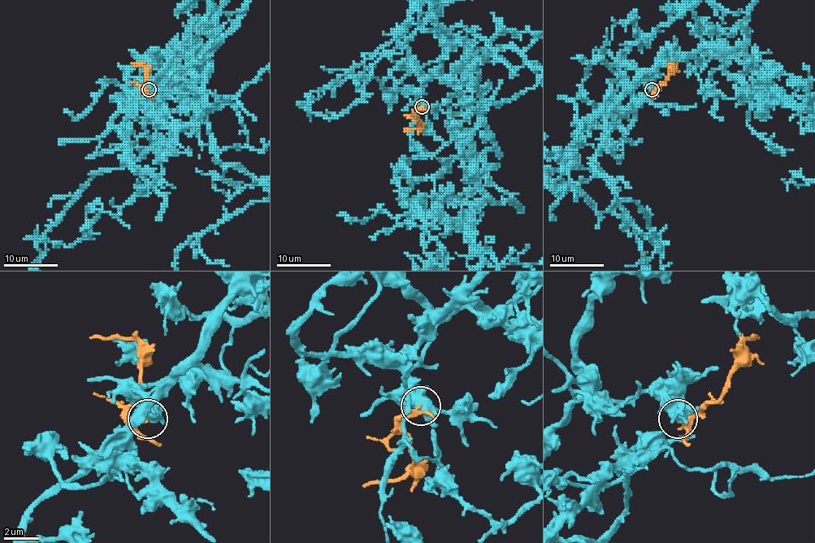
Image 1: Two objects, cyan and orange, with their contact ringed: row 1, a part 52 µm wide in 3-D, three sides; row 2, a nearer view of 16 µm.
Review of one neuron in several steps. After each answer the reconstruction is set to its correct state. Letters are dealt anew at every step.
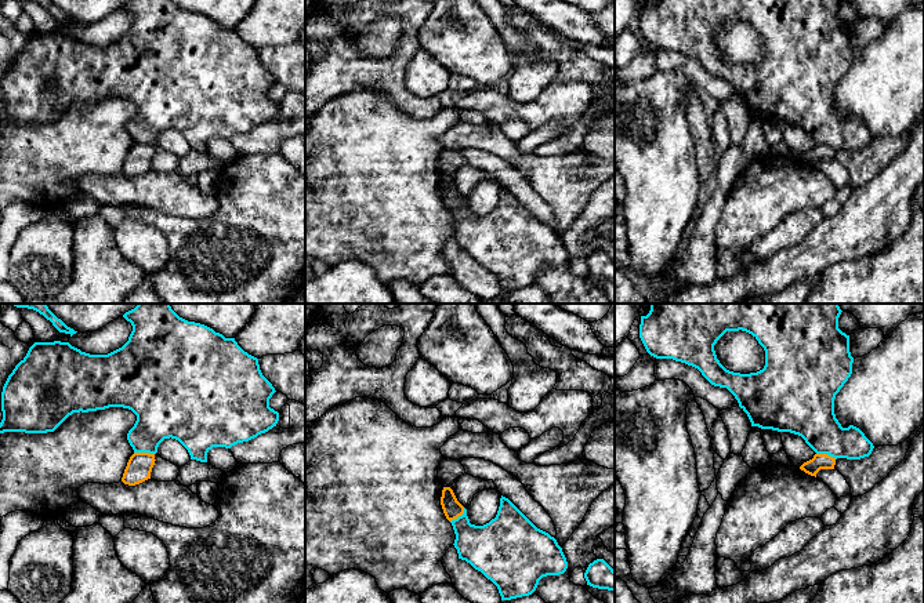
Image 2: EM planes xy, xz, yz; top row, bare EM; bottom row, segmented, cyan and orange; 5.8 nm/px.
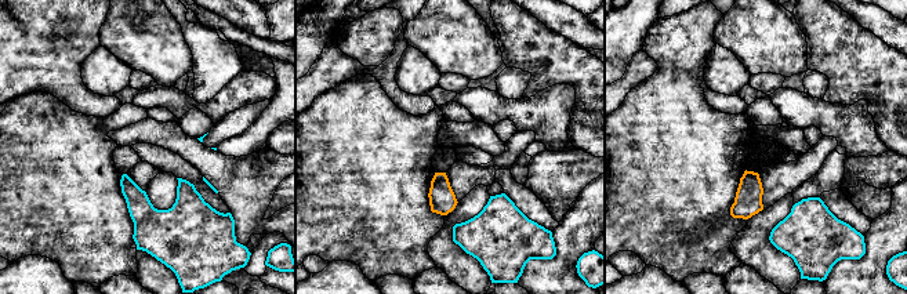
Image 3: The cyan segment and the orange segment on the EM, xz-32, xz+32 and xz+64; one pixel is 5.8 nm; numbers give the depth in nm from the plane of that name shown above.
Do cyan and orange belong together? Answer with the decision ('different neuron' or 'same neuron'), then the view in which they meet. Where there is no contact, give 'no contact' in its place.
different neuron | xy

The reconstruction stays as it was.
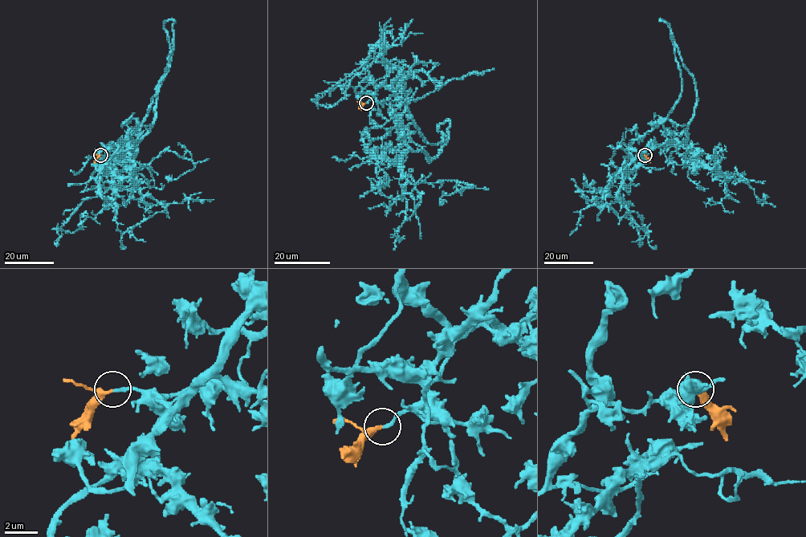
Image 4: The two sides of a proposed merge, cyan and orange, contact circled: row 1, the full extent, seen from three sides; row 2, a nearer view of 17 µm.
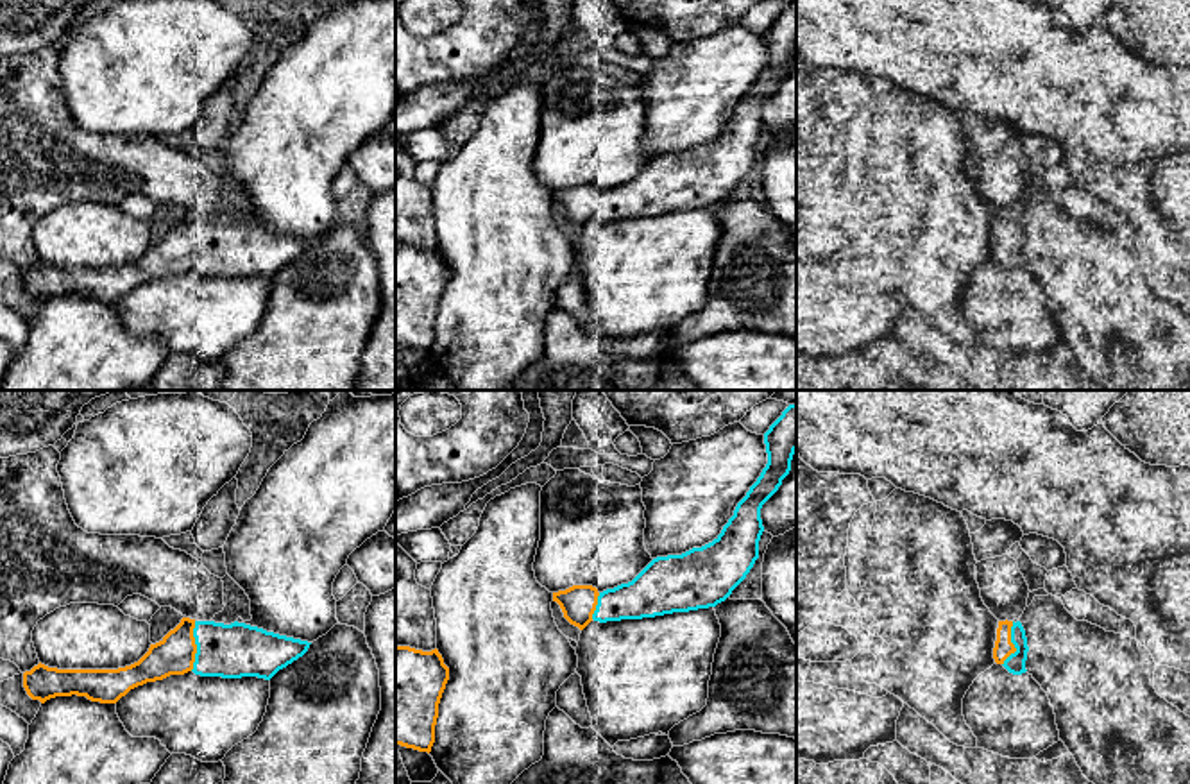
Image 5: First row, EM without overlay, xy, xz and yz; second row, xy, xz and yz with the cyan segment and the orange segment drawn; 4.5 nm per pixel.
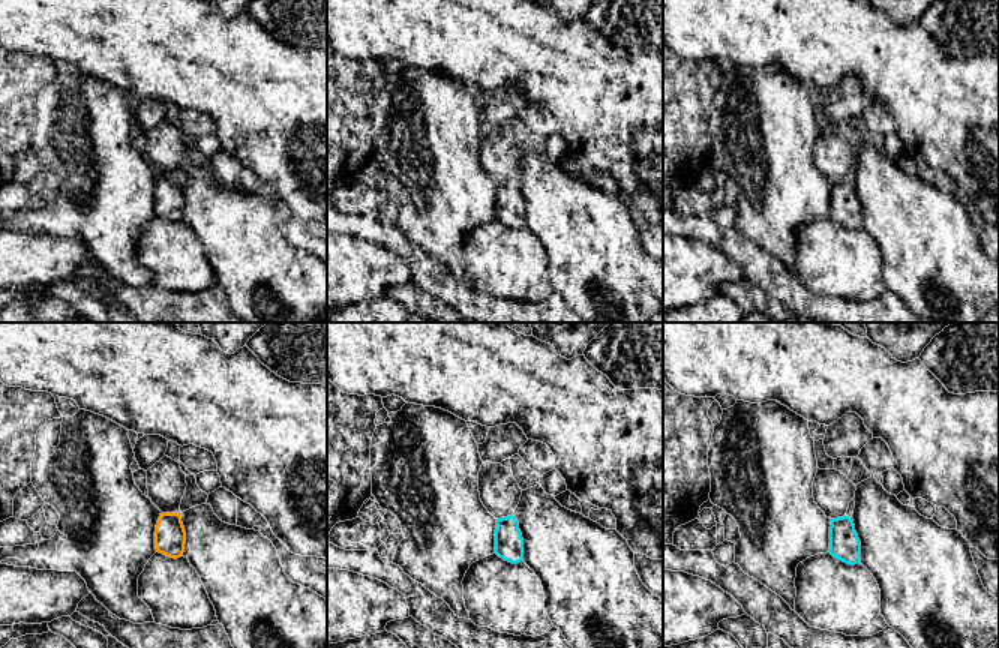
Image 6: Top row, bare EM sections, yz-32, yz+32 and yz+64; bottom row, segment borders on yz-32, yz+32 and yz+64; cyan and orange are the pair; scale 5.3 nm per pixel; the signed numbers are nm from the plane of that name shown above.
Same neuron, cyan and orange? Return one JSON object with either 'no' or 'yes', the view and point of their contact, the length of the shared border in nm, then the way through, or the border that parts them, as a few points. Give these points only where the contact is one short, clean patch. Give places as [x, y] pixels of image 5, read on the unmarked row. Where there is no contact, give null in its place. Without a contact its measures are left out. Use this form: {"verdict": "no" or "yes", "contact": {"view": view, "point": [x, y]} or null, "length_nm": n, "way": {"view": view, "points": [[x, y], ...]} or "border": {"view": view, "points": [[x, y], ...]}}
{"verdict": "yes", "contact": {"view": "xy", "point": [197, 246]}, "length_nm": 220}

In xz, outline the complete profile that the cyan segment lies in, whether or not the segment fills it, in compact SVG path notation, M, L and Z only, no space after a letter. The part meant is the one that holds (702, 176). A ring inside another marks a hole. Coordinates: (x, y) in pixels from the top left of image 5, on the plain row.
M796 2L789 4L769 25L764 32L764 43L768 52L766 66L712 141L682 154L657 156L632 181L603 192L592 184L573 184L553 192L553 200L560 204L564 217L583 229L592 218L599 222L642 218L709 208L725 200L759 158L759 140L764 131L761 107L778 89L782 79L791 70L791 59L796 50Z

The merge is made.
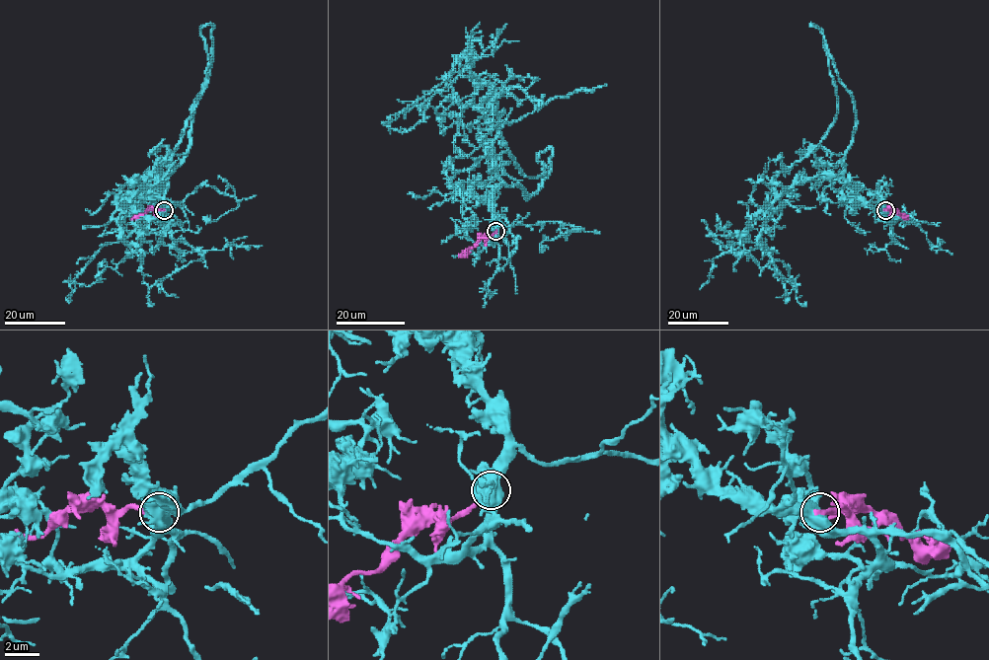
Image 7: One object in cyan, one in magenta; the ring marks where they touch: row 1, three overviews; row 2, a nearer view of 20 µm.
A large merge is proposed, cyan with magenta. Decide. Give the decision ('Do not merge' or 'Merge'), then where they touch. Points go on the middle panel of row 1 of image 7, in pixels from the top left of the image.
Do not merge. Place: (495, 231)

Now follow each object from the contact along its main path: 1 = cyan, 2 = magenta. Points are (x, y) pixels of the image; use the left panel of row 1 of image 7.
1: (164, 210), (170, 174), (162, 174), (164, 211), (137, 248), (103, 246), (68, 304)
2: (164, 210), (149, 209), (131, 218)

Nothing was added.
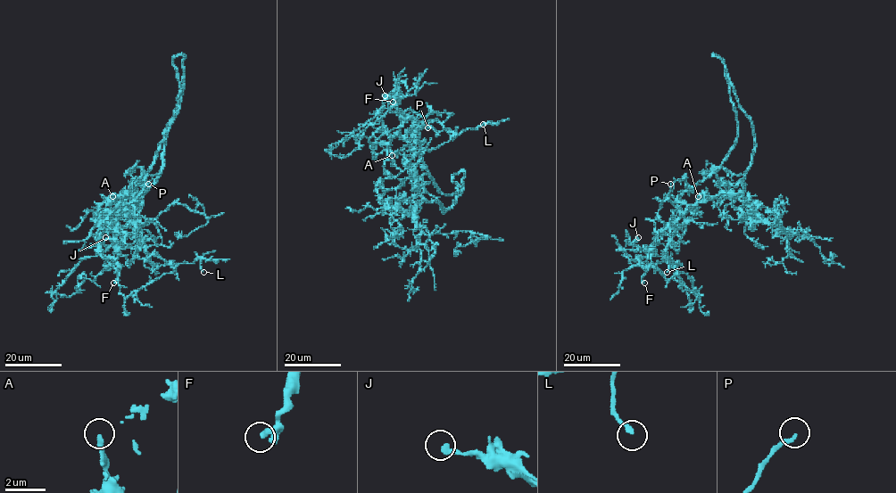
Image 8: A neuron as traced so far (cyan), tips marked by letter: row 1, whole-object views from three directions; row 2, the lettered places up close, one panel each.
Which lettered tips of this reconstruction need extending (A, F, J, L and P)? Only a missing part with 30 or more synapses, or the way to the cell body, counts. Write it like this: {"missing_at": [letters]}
{"missing_at": ["A"]}

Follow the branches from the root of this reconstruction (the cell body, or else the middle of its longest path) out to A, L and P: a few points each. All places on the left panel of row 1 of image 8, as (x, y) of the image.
A: (136, 197), (118, 199), (112, 196)
L: (136, 197), (142, 205), (139, 228), (145, 249), (173, 264), (193, 263), (199, 258), (203, 272)
P: (136, 197), (142, 205), (133, 201), (148, 184)

